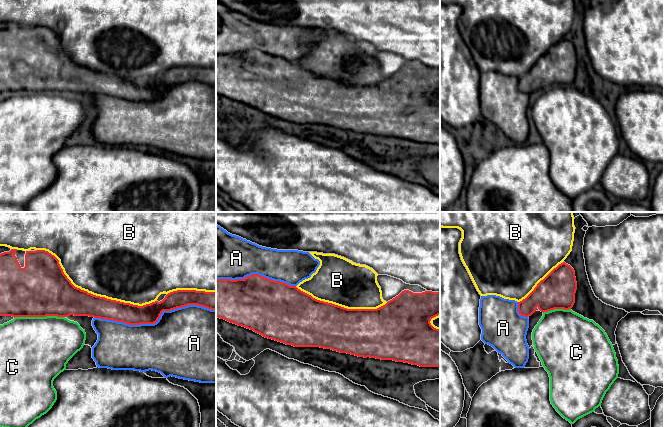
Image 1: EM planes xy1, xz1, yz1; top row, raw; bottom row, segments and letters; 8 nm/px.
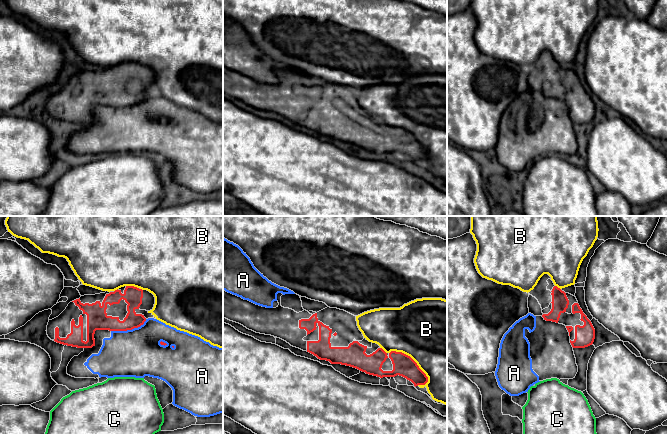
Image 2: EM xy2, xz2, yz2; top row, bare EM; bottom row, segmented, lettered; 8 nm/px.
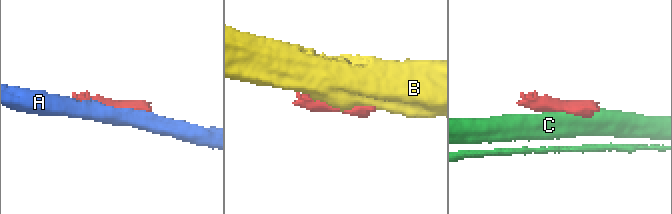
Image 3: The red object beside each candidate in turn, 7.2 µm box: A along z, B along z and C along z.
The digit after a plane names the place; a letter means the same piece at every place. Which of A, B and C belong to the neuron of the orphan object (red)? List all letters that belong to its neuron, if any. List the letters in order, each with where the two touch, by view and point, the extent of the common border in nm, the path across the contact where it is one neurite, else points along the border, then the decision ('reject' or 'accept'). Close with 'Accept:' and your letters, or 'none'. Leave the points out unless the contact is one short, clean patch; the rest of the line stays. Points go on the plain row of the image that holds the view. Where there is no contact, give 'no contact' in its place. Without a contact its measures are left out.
A: contact xy1 (156, 97); length 1000 nm; reject
B: contact xy1 (90, 69); length 1050 nm; reject
C: contact xy1 (39, 92); length 400 nm; reject
Accept: none

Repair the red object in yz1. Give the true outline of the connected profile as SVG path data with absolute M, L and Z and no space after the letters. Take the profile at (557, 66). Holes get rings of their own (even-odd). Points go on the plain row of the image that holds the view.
M565 38L554 44L534 66L518 78L518 88L529 93L538 84L541 88L569 86L575 79L577 58L574 45Z

